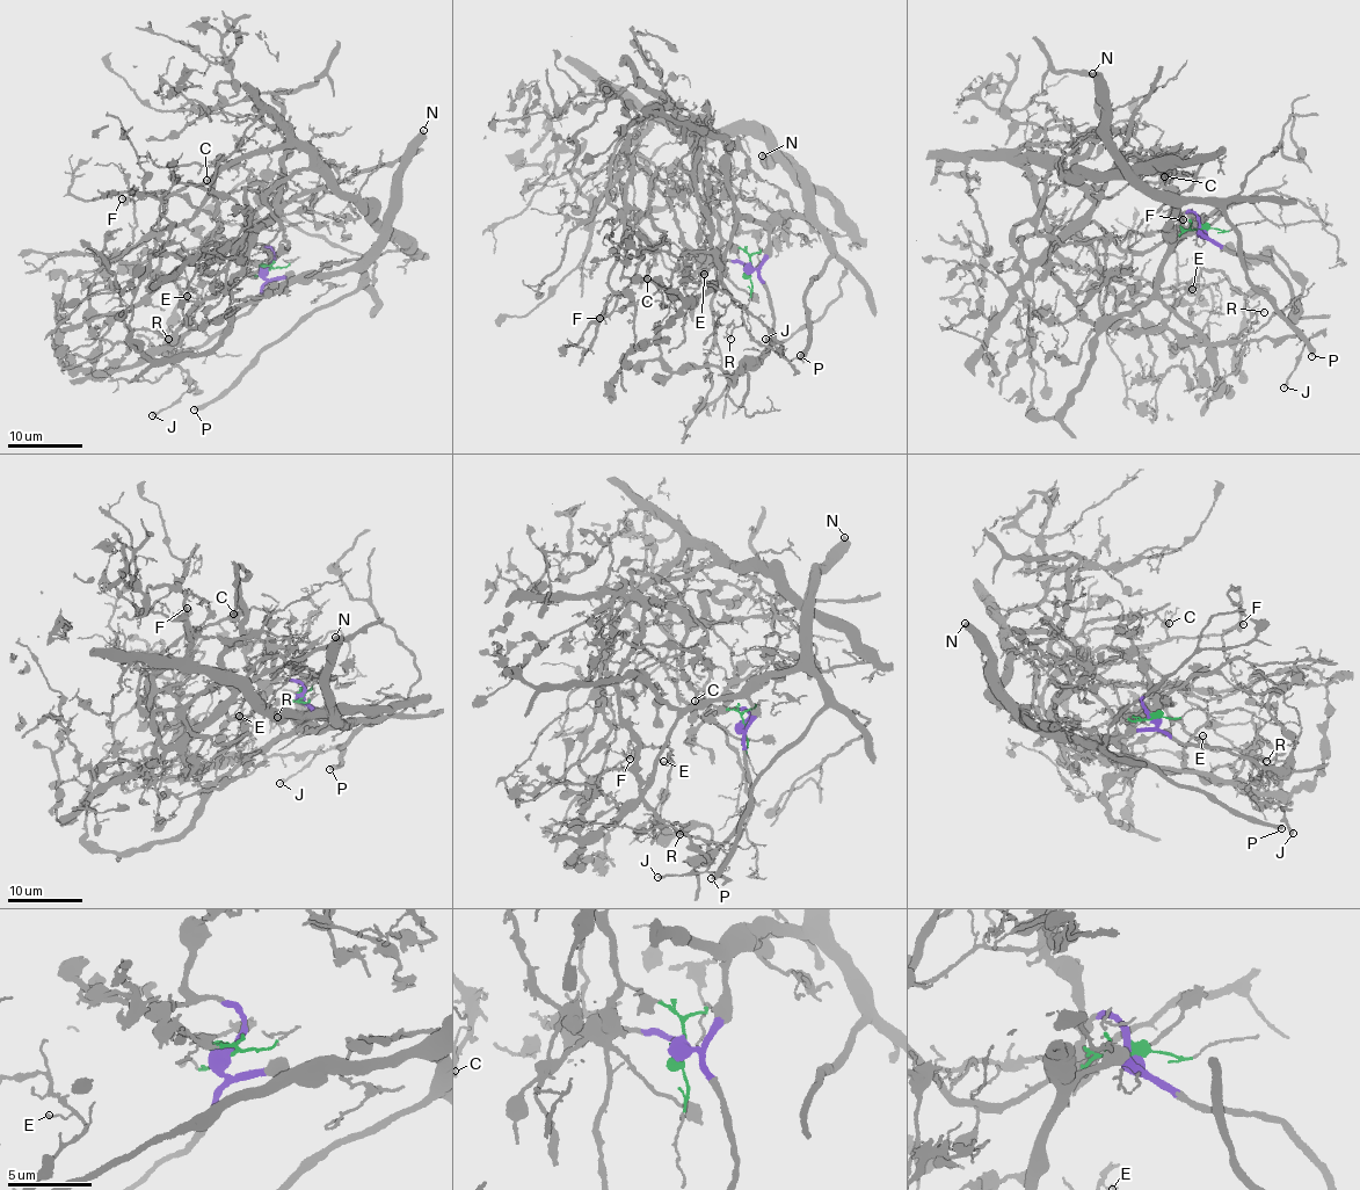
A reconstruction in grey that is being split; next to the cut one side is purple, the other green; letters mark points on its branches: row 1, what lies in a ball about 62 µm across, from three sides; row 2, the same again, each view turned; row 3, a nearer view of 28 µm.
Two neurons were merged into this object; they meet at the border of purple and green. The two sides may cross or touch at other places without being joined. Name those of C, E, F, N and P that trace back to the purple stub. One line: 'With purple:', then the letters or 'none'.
With purple: C, F, N, P

